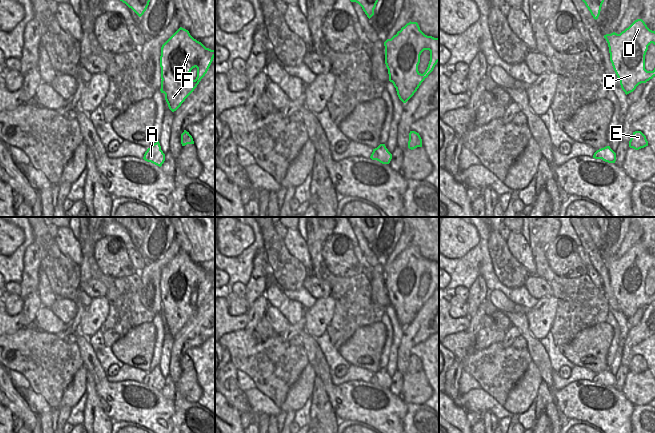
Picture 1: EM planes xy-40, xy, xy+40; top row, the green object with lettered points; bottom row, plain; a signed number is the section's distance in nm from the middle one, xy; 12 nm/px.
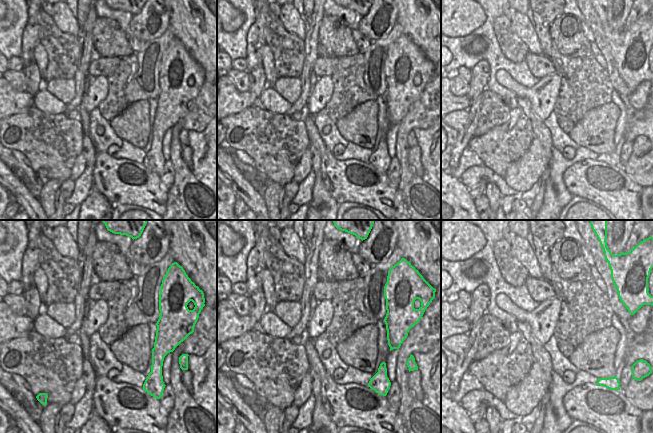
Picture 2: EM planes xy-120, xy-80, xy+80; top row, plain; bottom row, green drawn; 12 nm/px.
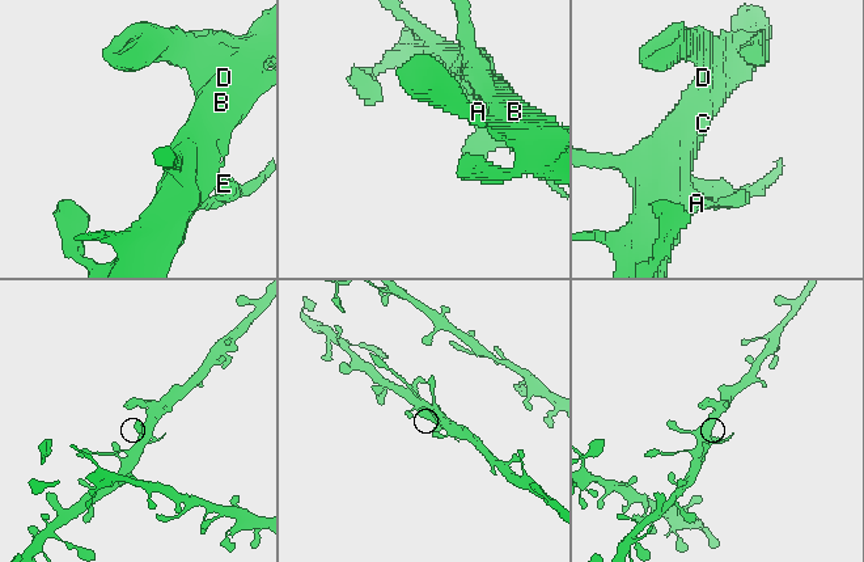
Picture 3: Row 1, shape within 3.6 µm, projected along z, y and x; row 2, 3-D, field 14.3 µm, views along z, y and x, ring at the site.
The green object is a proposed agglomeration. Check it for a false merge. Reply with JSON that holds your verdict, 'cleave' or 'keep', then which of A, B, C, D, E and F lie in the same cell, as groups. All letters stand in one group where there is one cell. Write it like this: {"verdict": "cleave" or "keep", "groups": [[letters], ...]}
{"verdict": "cleave", "groups": [["A", "B", "C", "D", "F"], ["E"]]}

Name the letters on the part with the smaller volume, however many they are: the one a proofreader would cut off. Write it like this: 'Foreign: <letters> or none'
Foreign: E

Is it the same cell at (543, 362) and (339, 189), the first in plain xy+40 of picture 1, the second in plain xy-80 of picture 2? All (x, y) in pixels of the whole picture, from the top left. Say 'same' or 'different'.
same

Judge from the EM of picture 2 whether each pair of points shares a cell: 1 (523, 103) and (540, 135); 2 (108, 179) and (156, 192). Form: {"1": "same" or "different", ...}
{"1": "same", "2": "same"}

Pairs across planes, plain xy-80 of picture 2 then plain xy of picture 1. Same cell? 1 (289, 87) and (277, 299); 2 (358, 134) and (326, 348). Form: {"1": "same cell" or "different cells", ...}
{"1": "different cells", "2": "different cells"}

